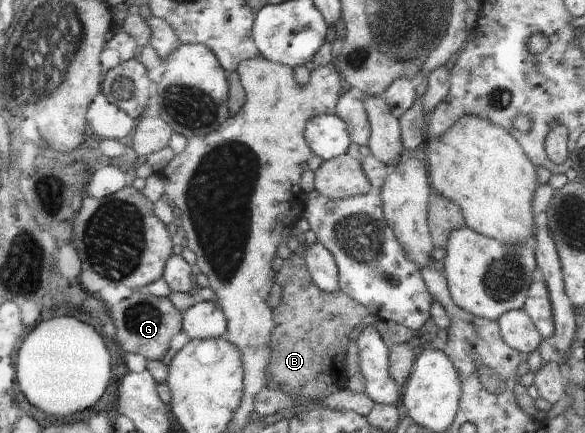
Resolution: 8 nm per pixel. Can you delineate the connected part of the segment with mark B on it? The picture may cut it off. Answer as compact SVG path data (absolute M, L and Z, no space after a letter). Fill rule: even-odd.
M292 253L276 273L276 281L281 286L282 294L280 303L272 309L274 328L271 334L272 352L268 365L267 387L287 390L295 397L305 400L324 400L348 385L346 353L350 340L349 333L361 324L374 324L378 317L339 289L331 293L320 290L311 279L303 255Z

